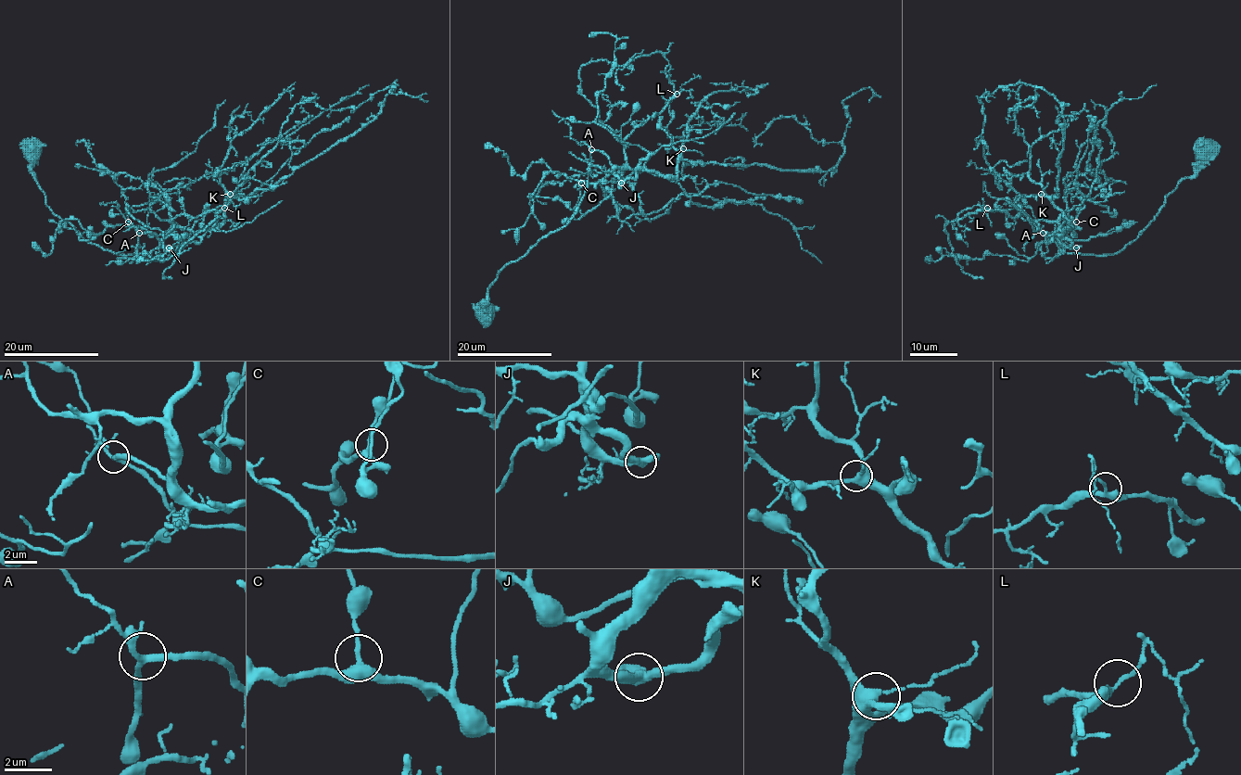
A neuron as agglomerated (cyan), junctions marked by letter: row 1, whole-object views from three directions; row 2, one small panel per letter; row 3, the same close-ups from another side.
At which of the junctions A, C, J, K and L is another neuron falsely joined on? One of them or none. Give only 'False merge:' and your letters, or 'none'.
False merge: none

